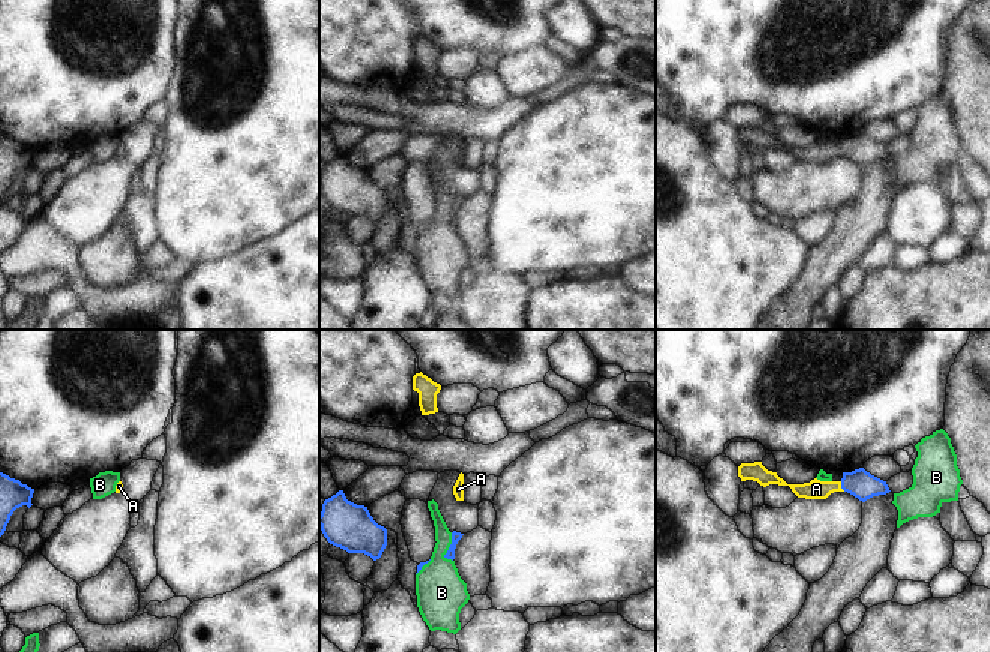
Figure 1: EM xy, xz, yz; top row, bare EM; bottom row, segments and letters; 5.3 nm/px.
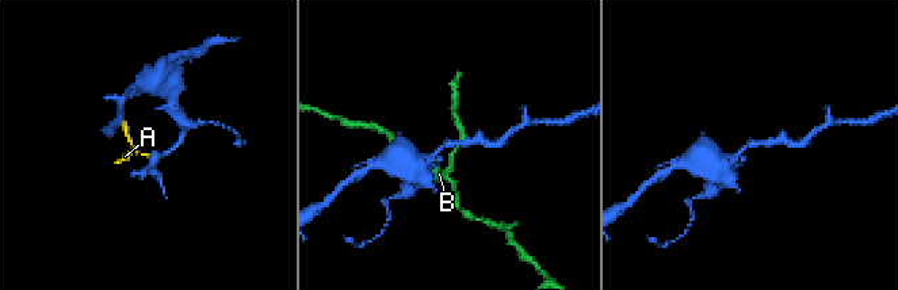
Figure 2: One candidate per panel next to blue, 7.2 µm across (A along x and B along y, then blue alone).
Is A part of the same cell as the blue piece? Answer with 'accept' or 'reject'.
accept

